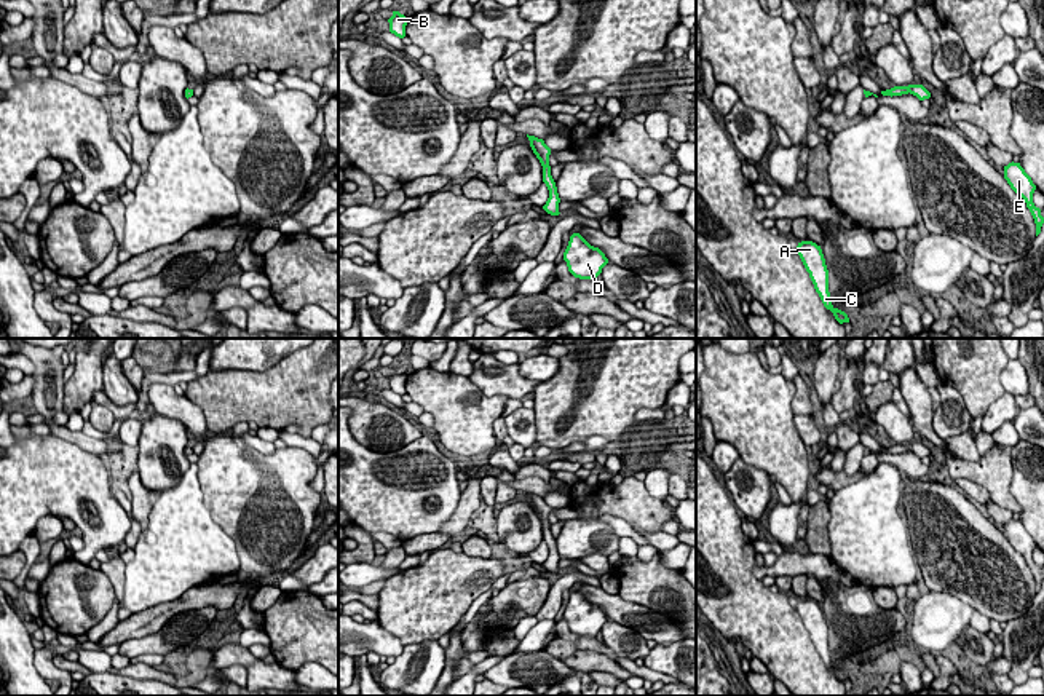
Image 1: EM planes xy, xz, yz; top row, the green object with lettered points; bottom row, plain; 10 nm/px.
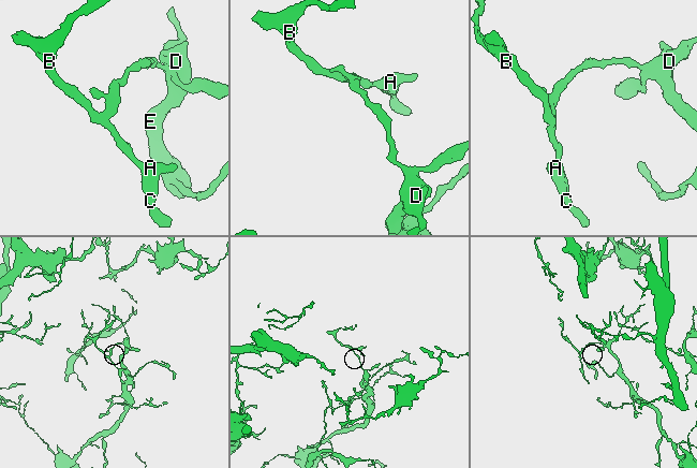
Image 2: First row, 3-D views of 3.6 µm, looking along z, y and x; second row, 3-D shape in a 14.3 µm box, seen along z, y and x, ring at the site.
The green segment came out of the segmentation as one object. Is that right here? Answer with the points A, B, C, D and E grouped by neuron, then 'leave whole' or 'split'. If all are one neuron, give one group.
groups A B C / D E; split

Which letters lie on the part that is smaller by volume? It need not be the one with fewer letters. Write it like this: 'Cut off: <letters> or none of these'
Cut off: A, B, C

